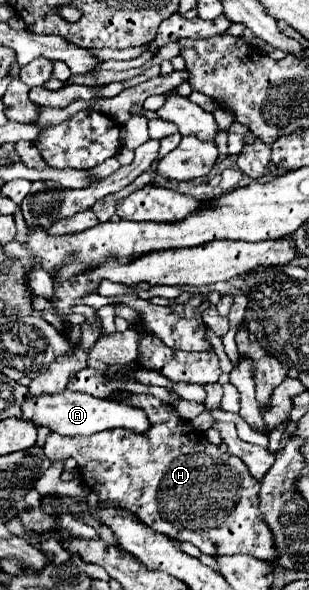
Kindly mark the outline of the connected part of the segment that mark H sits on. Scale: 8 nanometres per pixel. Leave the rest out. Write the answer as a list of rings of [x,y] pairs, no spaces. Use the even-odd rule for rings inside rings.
[[[131,394],[131,398],[125,398],[125,402],[147,414],[151,424],[147,432],[137,434],[125,428],[115,428],[91,436],[61,436],[51,432],[43,448],[45,456],[49,460],[75,458],[85,484],[99,494],[99,502],[119,502],[155,532],[161,532],[171,540],[191,542],[209,556],[249,554],[273,564],[275,558],[279,558],[279,552],[275,550],[271,528],[259,510],[261,482],[251,478],[243,460],[229,452],[221,452],[219,446],[213,446],[203,432],[199,438],[199,432],[191,426],[191,422],[183,422],[171,404],[165,404],[155,396]]]

